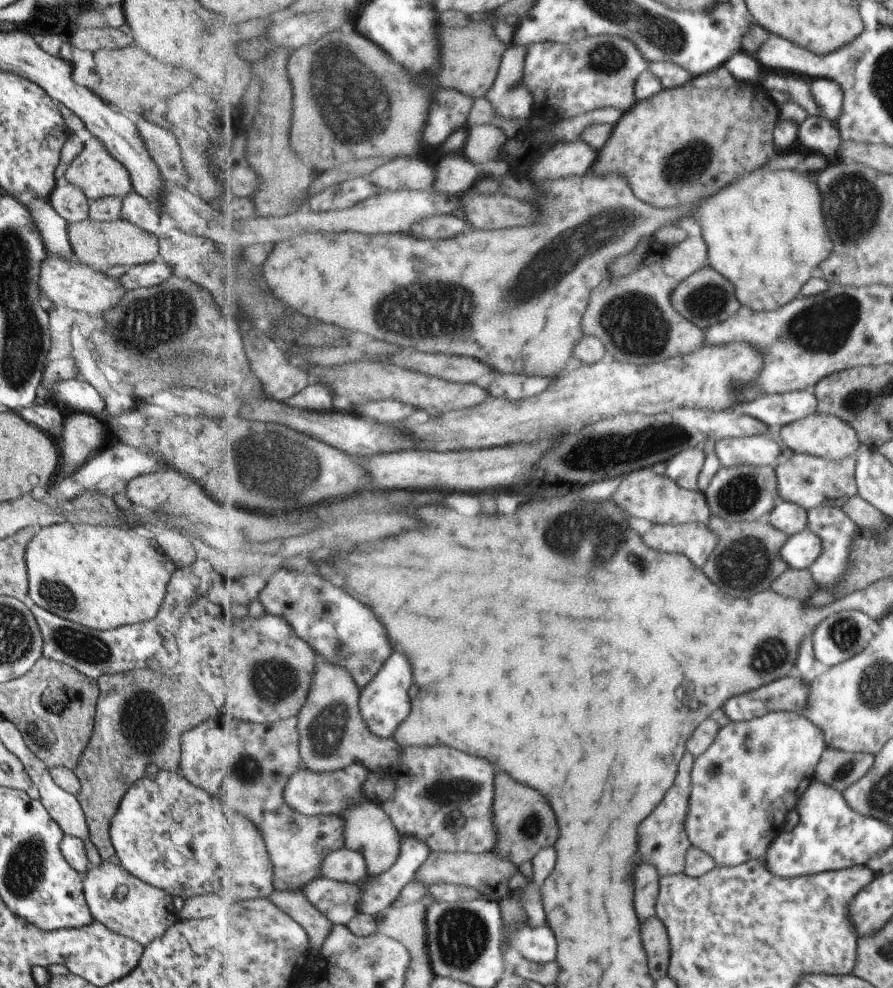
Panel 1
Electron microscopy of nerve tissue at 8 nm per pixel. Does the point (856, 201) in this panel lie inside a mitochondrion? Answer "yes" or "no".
yes

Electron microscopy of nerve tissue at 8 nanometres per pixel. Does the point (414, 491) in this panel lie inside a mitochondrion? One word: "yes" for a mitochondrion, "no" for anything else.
no

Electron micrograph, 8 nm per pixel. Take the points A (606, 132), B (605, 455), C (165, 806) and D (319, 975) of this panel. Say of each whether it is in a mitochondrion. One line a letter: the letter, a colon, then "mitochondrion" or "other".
A: other
B: mitochondrion
C: other
D: other

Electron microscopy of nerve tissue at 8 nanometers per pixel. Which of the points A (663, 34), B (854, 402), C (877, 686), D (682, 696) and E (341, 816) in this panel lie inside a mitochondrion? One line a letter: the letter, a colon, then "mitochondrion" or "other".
A: mitochondrion
B: mitochondrion
C: mitochondrion
D: mitochondrion
E: other

